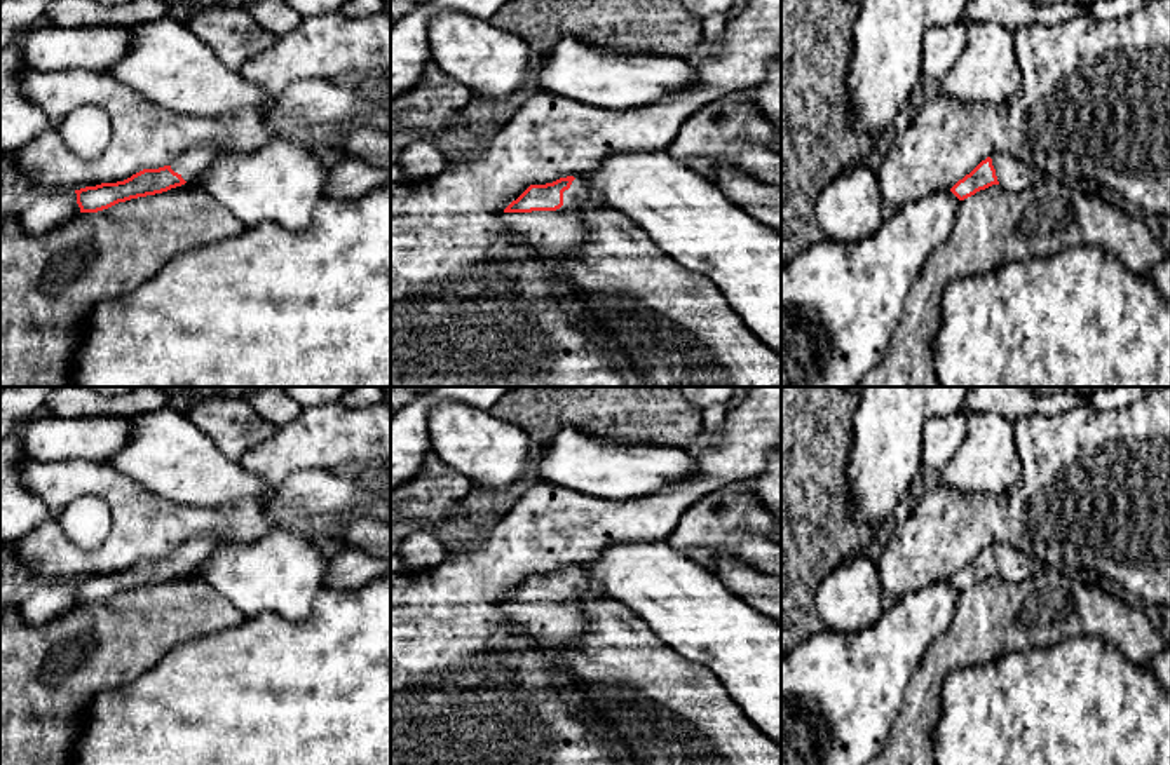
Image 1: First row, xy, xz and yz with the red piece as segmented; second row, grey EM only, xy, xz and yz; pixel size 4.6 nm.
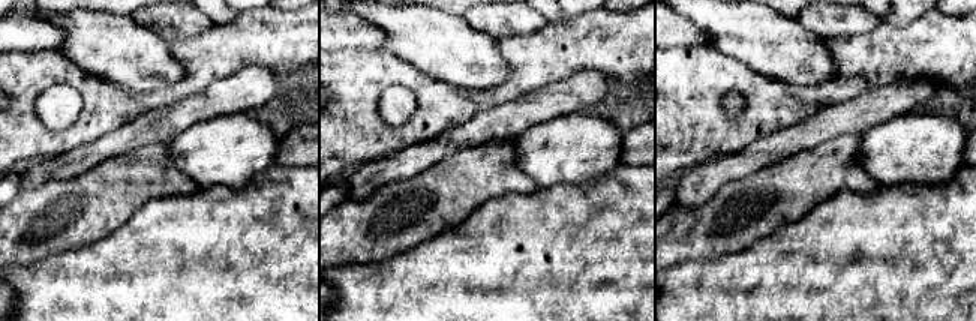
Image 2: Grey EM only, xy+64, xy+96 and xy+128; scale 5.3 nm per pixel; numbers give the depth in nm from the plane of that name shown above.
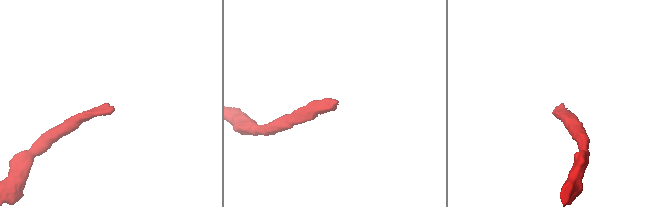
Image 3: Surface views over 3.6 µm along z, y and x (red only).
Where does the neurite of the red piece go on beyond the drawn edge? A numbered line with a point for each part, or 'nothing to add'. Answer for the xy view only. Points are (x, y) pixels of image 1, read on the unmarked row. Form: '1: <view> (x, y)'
1: xy (196, 551)

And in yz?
1: yz (1013, 565)

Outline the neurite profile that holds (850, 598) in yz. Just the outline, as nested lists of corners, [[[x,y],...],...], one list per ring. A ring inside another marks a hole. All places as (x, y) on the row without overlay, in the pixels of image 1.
[[[863,552],[840,561],[820,582],[814,605],[830,631],[853,634],[875,626],[884,612],[875,561]]]

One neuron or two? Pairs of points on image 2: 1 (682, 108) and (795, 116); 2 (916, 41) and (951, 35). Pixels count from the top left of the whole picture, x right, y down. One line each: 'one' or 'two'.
1: one
2: one

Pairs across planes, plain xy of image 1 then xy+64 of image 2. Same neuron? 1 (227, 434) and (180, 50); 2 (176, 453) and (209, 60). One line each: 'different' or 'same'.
1: different
2: different

